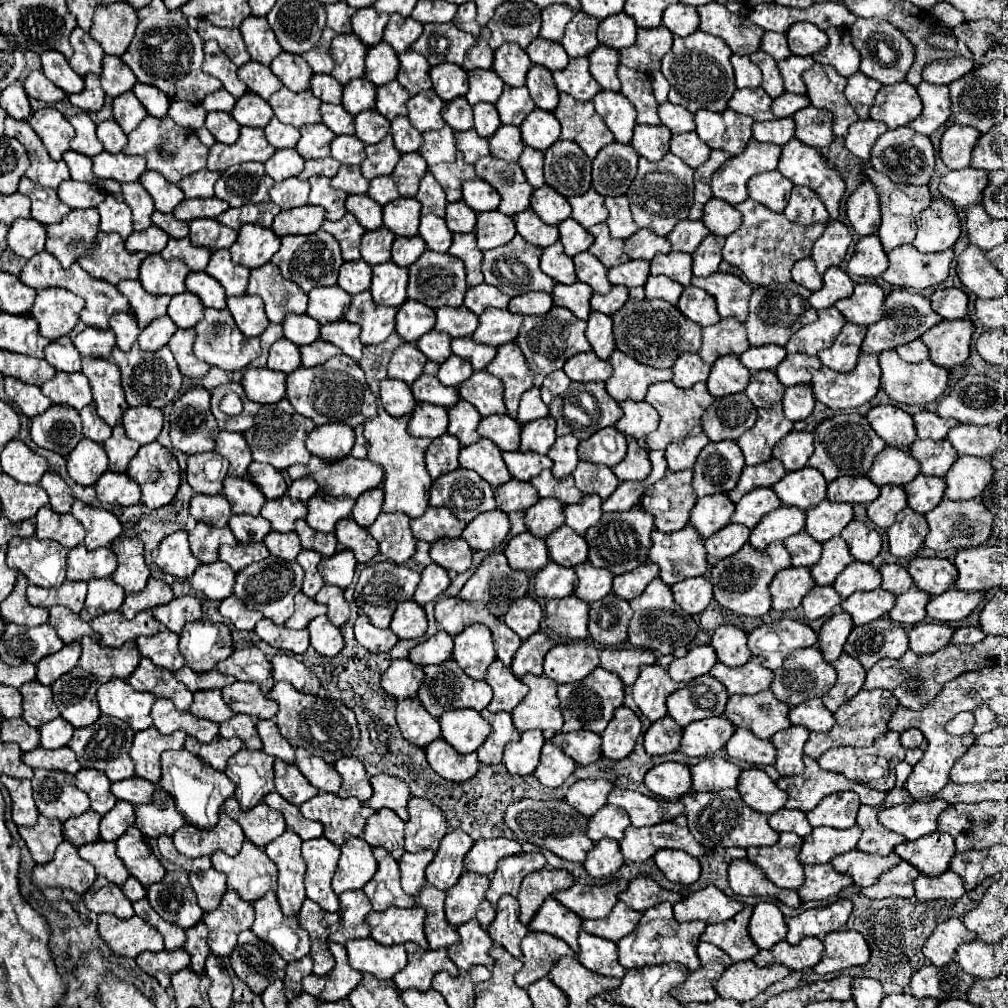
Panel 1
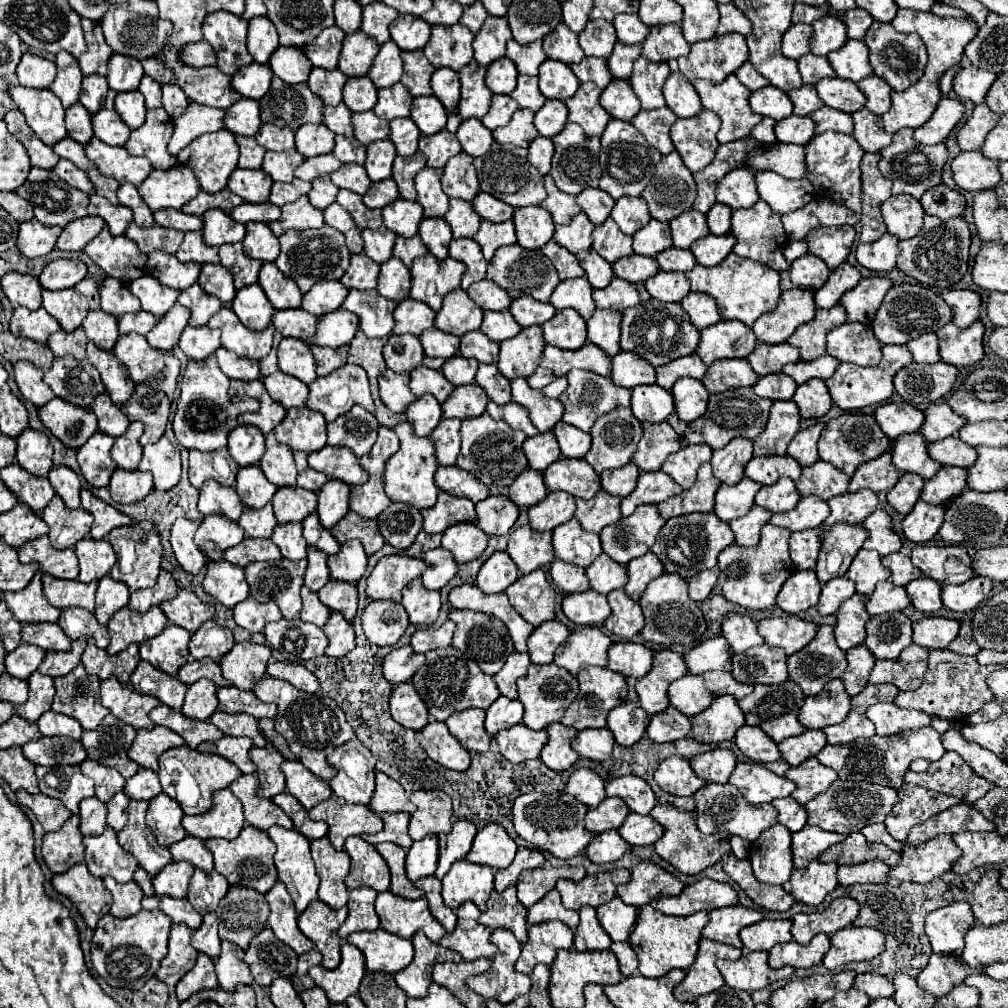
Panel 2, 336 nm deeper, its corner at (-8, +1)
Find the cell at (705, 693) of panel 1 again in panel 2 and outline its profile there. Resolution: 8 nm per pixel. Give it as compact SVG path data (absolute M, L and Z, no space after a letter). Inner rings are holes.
M706 672L702 676L686 674L680 680L674 680L668 688L670 704L688 718L706 710L718 696L730 694L740 700L750 692L752 686L736 682L730 672Z

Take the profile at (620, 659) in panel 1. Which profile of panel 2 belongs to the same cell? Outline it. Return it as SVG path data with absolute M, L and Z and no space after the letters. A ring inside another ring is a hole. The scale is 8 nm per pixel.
M616 642L608 650L608 668L626 678L644 678L652 666L652 650L636 642Z

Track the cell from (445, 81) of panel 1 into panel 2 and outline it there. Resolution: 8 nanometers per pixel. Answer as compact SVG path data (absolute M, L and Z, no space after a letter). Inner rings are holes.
M438 68L432 74L430 86L434 90L434 96L440 98L440 102L444 104L444 108L448 112L446 129L455 134L460 125L460 118L456 116L456 106L460 100L460 78L458 78L458 74L454 70L448 70L448 68Z

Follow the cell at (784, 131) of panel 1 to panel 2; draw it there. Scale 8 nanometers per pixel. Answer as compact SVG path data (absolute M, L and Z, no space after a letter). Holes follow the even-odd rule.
M788 116L784 120L776 122L776 138L784 144L808 144L814 132L814 122L810 116Z

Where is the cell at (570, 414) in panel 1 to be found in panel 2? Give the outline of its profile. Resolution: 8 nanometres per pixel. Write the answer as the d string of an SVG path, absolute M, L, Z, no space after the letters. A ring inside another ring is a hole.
M570 370L568 378L568 388L560 394L560 402L564 404L564 422L580 428L582 432L590 432L594 422L602 416L608 414L614 408L630 408L630 390L620 388L612 382L608 376L598 376L594 372L586 370Z

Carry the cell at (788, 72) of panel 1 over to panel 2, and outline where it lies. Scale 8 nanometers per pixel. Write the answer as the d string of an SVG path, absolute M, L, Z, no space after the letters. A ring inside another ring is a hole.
M806 54L798 60L798 70L802 74L802 84L816 84L820 78L836 76L830 62L824 56Z

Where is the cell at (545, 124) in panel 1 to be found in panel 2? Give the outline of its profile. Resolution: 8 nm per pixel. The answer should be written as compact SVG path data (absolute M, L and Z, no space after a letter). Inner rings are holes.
M546 100L546 104L534 116L534 126L542 136L552 138L554 134L560 134L564 130L568 122L566 118L568 118L568 108L564 102Z

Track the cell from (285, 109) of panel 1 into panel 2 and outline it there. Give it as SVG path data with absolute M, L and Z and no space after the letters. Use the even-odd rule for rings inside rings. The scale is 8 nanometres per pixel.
M274 76L270 90L260 98L260 106L262 122L298 130L302 124L322 122L324 102L312 94L308 84L286 84Z

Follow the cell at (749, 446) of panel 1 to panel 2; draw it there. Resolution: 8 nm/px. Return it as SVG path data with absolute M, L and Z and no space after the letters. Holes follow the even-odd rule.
M776 400L770 410L768 426L752 440L754 456L786 454L790 440L800 428L800 410L792 400Z

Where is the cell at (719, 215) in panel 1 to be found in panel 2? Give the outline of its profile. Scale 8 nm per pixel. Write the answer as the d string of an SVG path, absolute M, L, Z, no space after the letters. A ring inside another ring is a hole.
M714 204L710 212L706 214L708 218L708 228L712 234L728 234L730 232L730 218L732 210L724 204Z

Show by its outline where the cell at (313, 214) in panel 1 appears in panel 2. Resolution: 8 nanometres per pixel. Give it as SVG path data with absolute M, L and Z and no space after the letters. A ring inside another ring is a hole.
M308 196L298 198L296 202L290 202L286 206L282 206L282 218L274 220L270 226L270 230L280 236L286 230L306 230L306 228L320 228L324 224L322 218L322 210L310 206Z

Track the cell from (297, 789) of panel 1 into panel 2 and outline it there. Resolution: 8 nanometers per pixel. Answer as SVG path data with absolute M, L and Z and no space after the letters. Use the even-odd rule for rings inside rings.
M284 760L282 762L282 772L286 776L286 790L306 808L310 810L312 806L320 804L322 800L326 800L332 790L330 784L320 780L316 774L312 774L302 762L290 762Z

